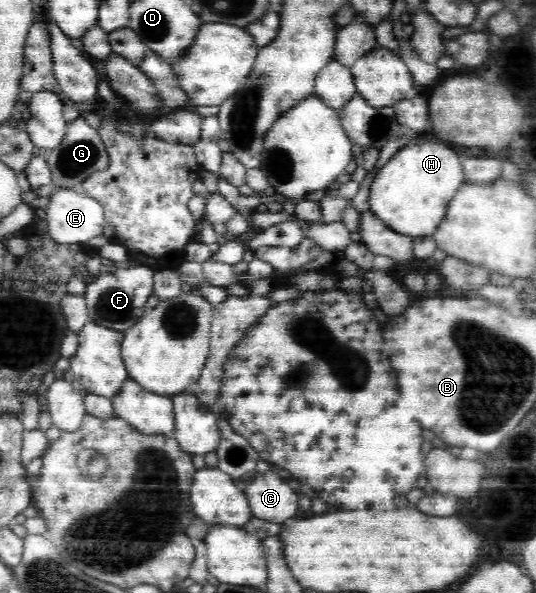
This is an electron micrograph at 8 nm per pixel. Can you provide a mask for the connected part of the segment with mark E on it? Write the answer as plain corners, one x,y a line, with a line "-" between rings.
57,187
49,196
49,205
45,213
47,214
46,222
48,223
48,234
51,240
58,244
87,244
97,236
103,235
105,227
103,205
90,197
89,195
80,195
72,188

